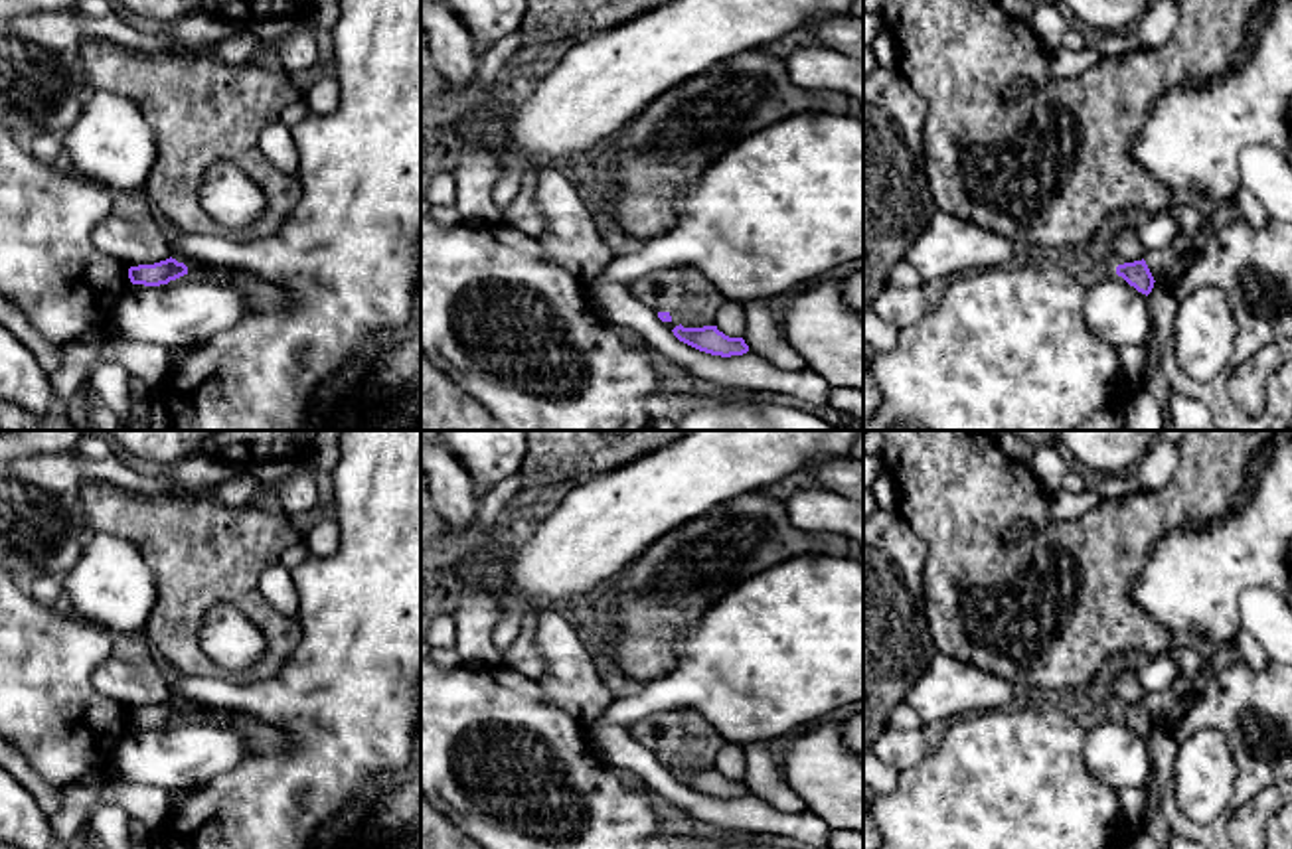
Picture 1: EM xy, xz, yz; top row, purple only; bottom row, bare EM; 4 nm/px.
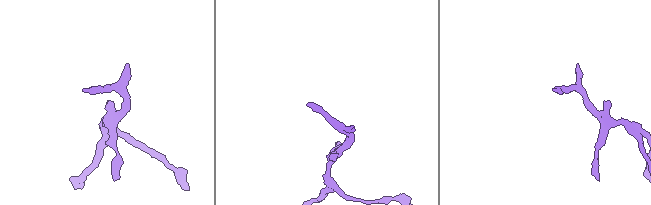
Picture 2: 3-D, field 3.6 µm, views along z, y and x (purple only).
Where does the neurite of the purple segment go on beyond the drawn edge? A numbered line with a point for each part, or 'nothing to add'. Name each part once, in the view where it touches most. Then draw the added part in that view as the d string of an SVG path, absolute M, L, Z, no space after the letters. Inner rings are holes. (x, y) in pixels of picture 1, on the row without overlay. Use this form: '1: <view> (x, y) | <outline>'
nothing to add

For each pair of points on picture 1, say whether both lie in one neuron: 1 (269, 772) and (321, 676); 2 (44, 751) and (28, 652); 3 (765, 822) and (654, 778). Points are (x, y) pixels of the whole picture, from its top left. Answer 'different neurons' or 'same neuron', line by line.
1: same neuron
2: same neuron
3: same neuron

